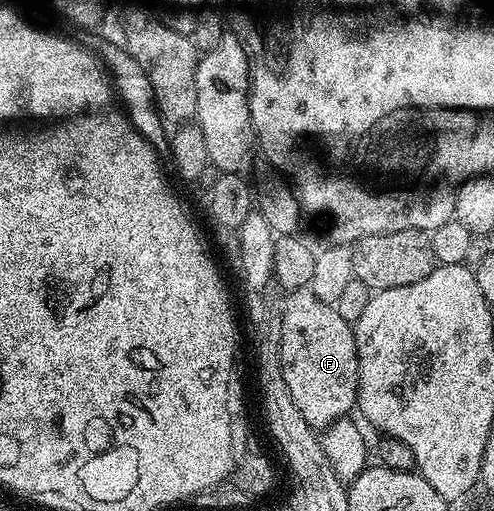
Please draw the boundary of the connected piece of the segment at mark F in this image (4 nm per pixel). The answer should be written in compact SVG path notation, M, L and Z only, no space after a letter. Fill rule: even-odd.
M310 289L291 290L285 295L283 323L280 331L280 364L284 383L288 384L292 400L303 413L304 420L315 428L325 428L347 417L358 400L358 357L354 327L344 320L337 305L324 304Z

